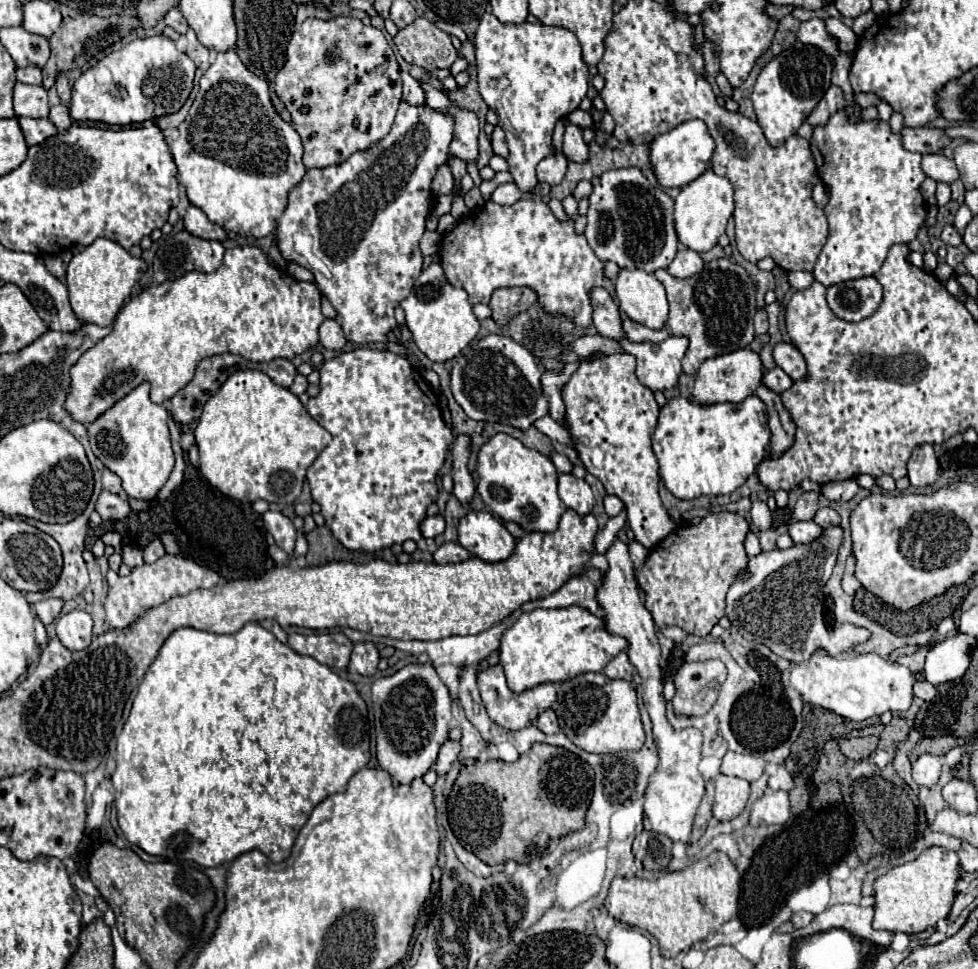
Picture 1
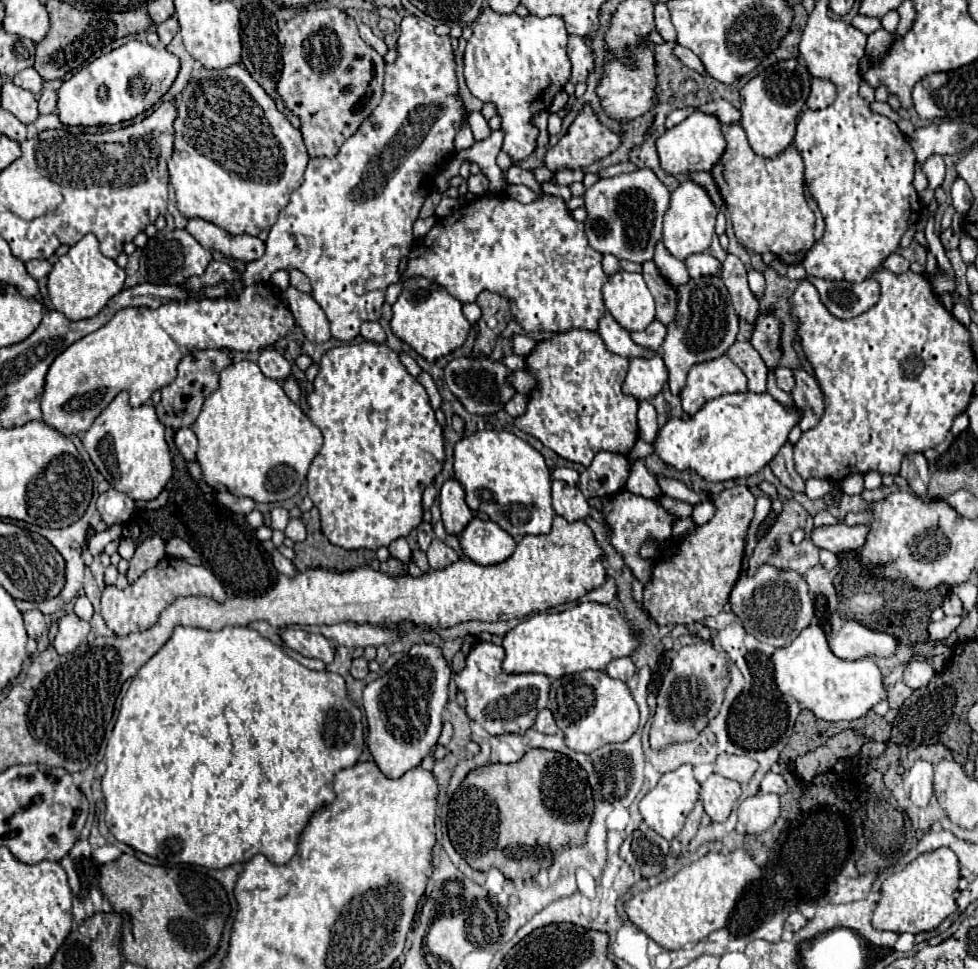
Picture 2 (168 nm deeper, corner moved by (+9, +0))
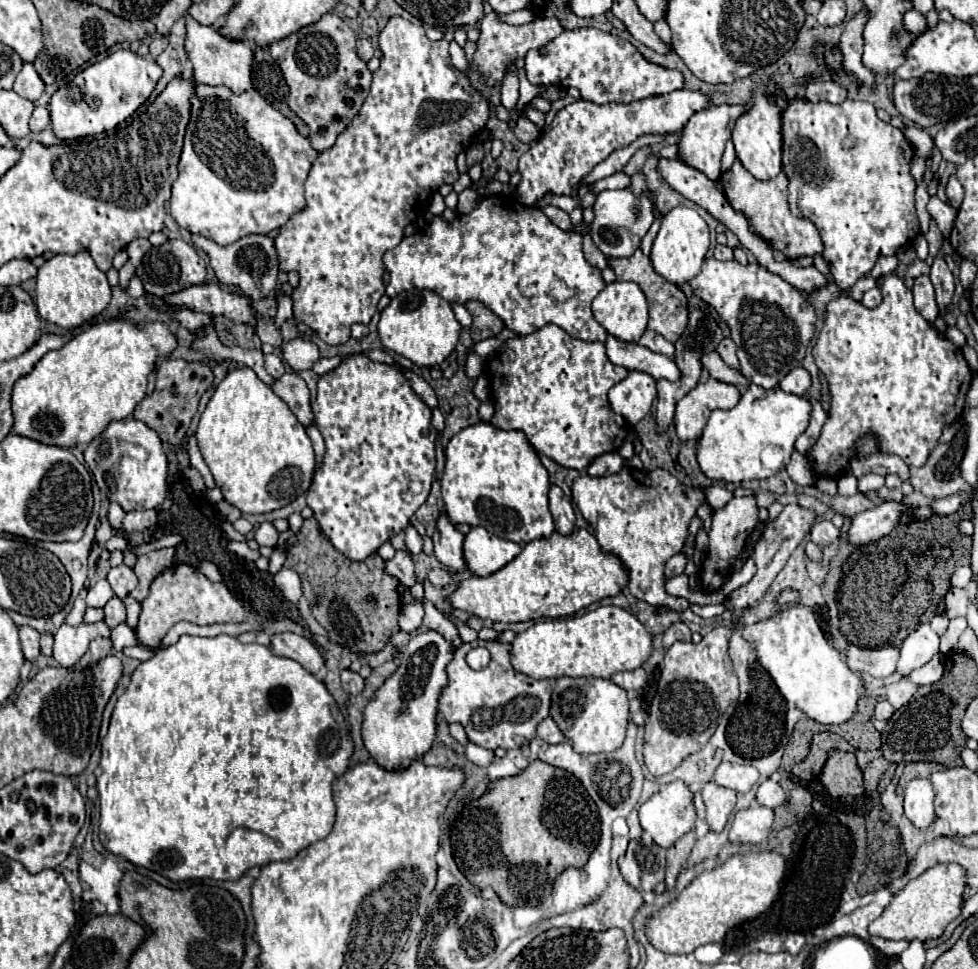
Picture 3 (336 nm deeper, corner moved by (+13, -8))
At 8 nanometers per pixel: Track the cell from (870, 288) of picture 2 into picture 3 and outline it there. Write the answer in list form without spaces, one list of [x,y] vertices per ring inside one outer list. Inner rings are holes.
[[[878,287],[866,291],[864,297],[862,297],[862,305],[864,305],[864,307],[870,307],[870,309],[876,307],[876,305],[880,305],[880,301],[882,301],[882,295],[880,295],[880,289],[878,289]]]

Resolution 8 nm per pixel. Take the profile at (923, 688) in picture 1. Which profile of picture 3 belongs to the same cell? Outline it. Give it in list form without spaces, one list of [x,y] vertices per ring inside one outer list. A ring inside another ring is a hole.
[[[934,655],[926,665],[910,671],[906,679],[914,685],[932,685],[942,677],[942,673],[944,673],[944,659],[942,655]]]

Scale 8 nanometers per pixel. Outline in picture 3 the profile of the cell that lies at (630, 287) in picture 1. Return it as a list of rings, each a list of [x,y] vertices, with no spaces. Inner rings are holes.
[[[632,281],[606,285],[592,301],[596,321],[622,341],[638,341],[646,331],[648,303],[642,289]]]

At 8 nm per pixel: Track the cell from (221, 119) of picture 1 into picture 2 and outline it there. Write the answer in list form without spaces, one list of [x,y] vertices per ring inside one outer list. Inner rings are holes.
[[[234,65],[234,67],[228,67],[228,69],[222,69],[222,71],[208,71],[208,69],[202,69],[198,79],[192,79],[188,83],[188,87],[182,91],[180,99],[178,99],[178,119],[174,123],[174,129],[176,129],[176,139],[174,139],[174,155],[168,163],[168,171],[170,171],[170,183],[174,185],[176,189],[176,207],[178,211],[186,217],[186,219],[204,219],[204,221],[210,221],[214,225],[218,225],[220,229],[228,231],[230,235],[240,235],[240,233],[250,233],[250,235],[258,235],[260,231],[264,229],[270,229],[274,223],[276,223],[276,217],[278,213],[288,205],[288,199],[290,199],[290,193],[294,189],[300,187],[302,179],[304,179],[304,171],[306,171],[306,165],[308,165],[308,153],[306,153],[306,147],[304,147],[304,139],[302,139],[302,133],[300,129],[292,127],[290,121],[286,119],[284,113],[280,113],[276,109],[276,103],[274,99],[252,79],[252,75],[242,67],[242,65]]]

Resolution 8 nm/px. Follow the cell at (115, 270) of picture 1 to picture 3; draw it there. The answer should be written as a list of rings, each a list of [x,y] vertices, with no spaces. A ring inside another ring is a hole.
[[[80,251],[76,255],[54,255],[50,261],[46,261],[36,275],[36,307],[40,317],[44,317],[48,323],[54,323],[62,329],[76,329],[84,325],[86,321],[100,315],[112,297],[112,287],[106,279],[106,273],[100,271],[94,263],[94,259]]]

